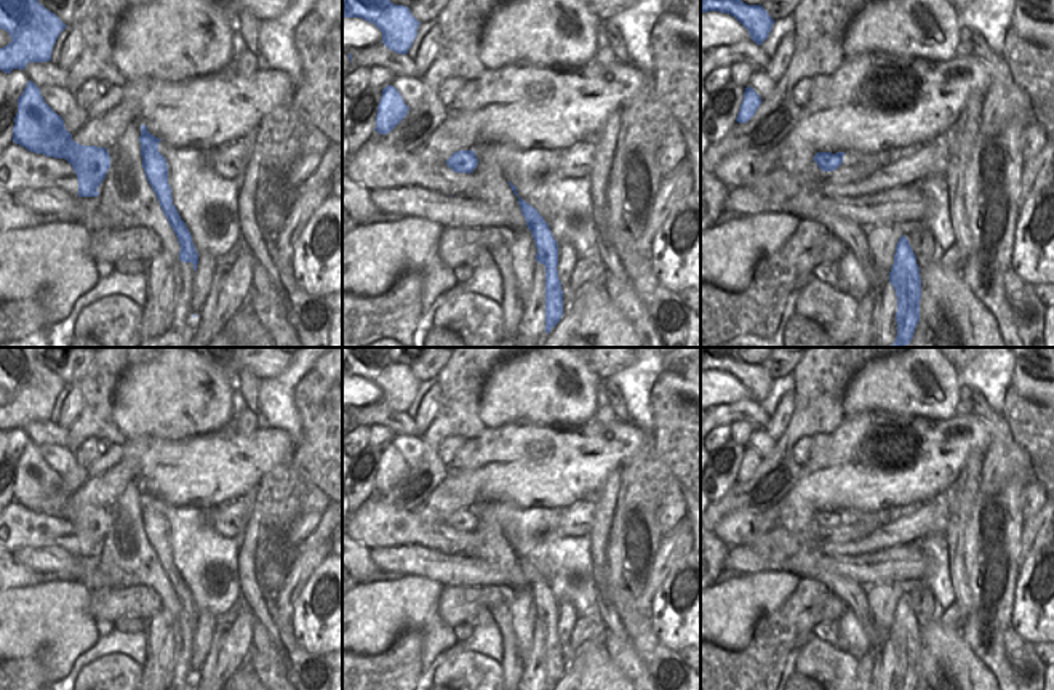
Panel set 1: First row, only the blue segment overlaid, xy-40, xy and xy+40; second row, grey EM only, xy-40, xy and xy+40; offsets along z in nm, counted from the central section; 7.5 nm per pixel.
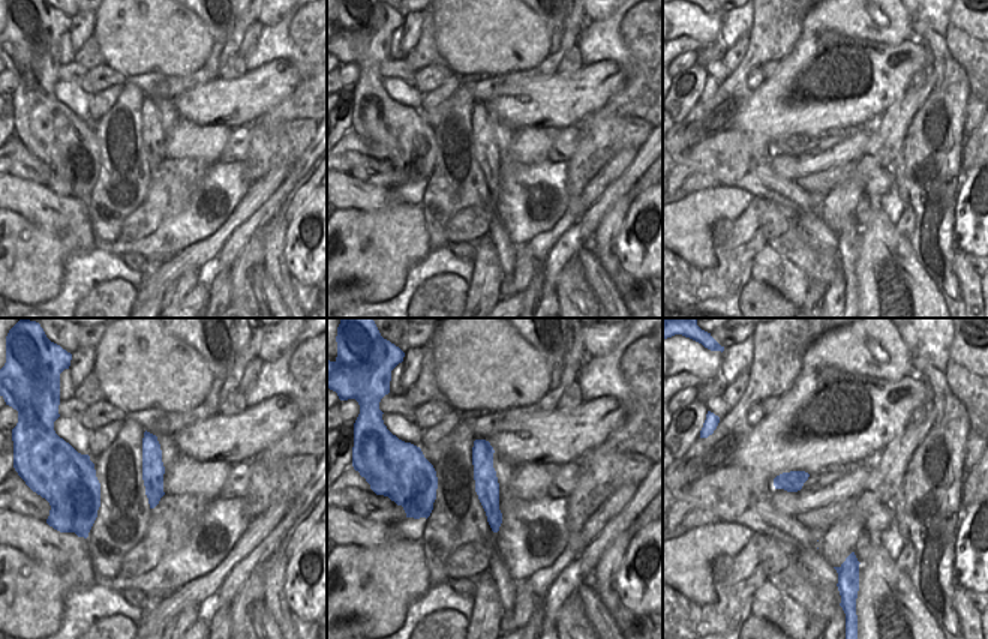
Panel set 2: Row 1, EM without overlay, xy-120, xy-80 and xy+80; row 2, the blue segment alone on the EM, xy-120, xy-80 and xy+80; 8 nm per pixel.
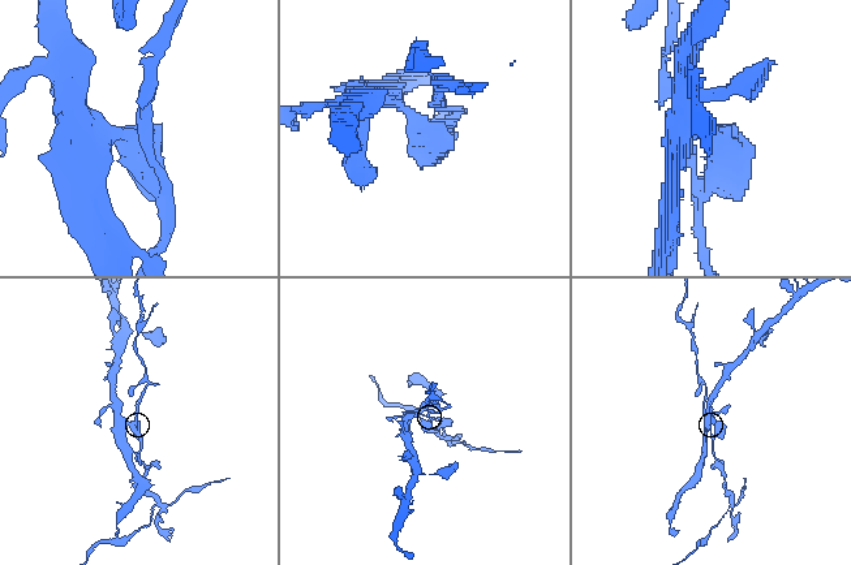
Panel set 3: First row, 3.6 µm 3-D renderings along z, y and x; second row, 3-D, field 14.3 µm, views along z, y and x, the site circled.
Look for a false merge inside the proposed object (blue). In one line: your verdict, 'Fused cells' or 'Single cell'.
Fused cells

